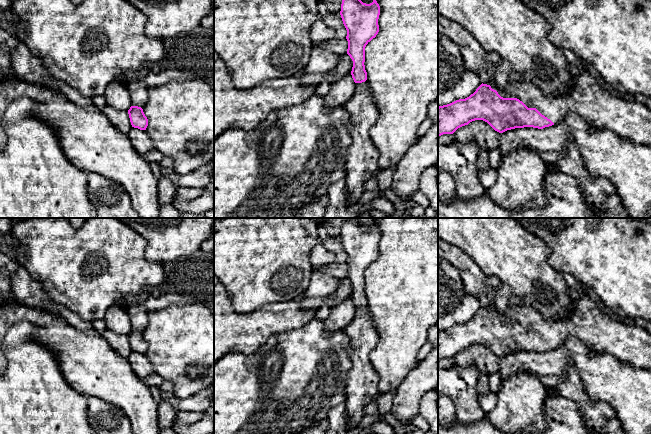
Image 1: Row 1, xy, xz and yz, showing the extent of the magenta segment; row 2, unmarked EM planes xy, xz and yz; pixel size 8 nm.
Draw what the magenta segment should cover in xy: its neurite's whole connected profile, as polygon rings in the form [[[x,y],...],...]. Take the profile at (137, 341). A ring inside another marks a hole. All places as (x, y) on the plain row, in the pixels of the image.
[[[136,305],[127,309],[131,319],[131,331],[128,334],[132,351],[146,354],[148,343],[143,336],[143,331],[148,324],[148,310],[144,305]]]

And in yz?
[[[523,303],[509,305],[503,312],[482,307],[469,321],[438,331],[438,361],[453,358],[458,352],[475,344],[487,346],[499,357],[524,351],[543,353],[560,347],[572,337],[575,337],[574,334],[564,324],[542,316]]]

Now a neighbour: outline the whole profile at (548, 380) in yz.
[[[539,375],[539,379],[545,387],[552,387],[563,382],[565,377],[563,375]]]

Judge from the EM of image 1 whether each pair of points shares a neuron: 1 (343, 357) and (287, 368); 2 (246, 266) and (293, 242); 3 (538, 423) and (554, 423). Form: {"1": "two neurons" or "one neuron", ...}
{"1": "one neuron", "2": "one neuron", "3": "two neurons"}

